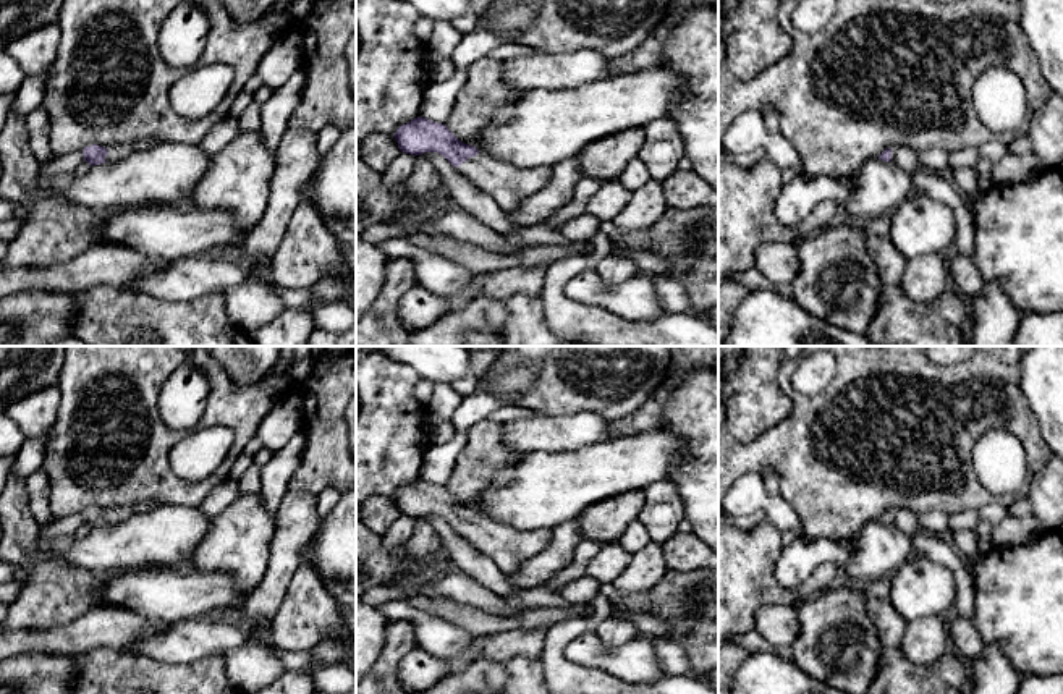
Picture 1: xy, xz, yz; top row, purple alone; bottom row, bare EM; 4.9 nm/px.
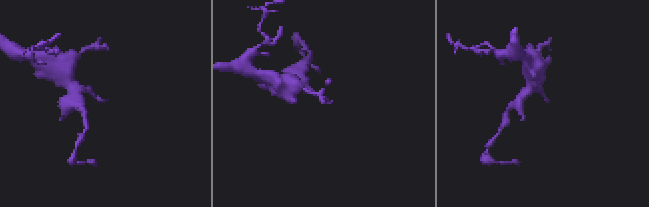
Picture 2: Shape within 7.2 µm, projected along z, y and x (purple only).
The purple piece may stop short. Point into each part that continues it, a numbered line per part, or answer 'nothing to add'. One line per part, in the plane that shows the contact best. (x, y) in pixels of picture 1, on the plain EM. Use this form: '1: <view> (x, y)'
1: xz (508, 547)

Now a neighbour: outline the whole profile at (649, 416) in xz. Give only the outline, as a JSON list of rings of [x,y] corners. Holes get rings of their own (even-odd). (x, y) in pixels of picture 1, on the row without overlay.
[[[667,382],[655,390],[650,400],[647,400],[639,409],[623,419],[612,422],[612,438],[631,437],[639,432],[650,432],[660,429],[663,424],[663,411],[668,404],[673,383]]]

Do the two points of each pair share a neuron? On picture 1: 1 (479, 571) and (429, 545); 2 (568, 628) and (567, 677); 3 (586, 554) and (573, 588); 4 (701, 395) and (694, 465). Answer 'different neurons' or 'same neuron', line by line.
1: different neurons
2: same neuron
3: different neurons
4: same neuron

